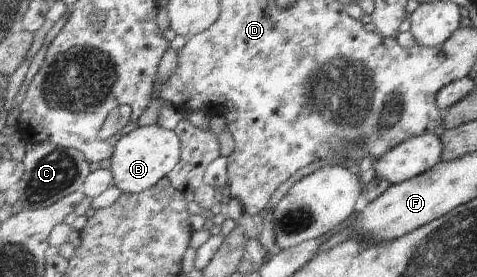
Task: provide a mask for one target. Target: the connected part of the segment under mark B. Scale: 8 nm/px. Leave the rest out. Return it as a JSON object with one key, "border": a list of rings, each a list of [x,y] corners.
{"border":[[[156,124],[139,126],[118,141],[111,157],[110,170],[116,185],[123,191],[139,194],[154,187],[181,162],[182,145],[173,130]]]}

